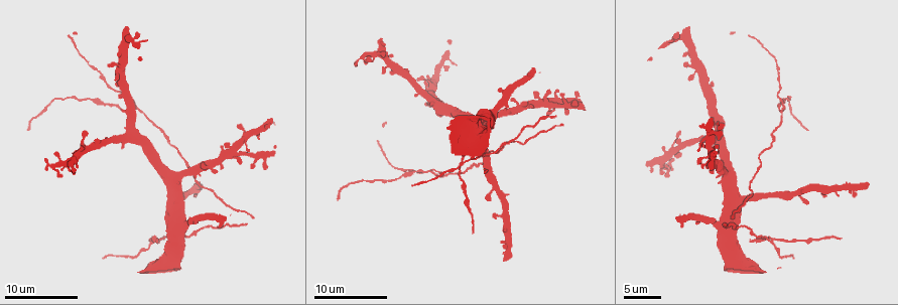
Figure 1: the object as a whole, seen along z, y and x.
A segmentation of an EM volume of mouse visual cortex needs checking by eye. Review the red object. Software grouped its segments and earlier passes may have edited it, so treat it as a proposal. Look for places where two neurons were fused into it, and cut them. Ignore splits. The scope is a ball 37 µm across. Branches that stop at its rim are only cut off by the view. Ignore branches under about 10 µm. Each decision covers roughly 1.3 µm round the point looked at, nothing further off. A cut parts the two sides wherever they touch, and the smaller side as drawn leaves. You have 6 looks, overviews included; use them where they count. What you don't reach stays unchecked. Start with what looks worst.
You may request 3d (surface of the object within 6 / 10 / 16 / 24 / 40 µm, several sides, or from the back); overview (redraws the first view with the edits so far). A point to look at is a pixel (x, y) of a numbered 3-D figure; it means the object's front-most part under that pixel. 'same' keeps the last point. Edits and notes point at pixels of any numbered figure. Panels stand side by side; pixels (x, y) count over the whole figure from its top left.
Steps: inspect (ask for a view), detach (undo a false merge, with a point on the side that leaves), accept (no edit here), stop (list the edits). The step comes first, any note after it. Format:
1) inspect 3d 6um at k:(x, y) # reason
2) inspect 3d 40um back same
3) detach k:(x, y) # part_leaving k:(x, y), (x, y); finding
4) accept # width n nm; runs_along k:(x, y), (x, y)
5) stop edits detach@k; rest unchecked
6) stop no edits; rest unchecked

inspect 3d 6um at 1:(771, 241)

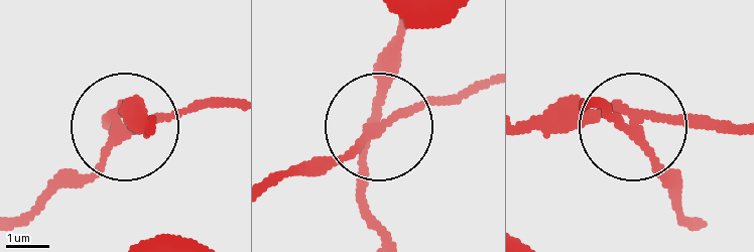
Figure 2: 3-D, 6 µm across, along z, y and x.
inspect 3d 6um back at 2:(391, 119)

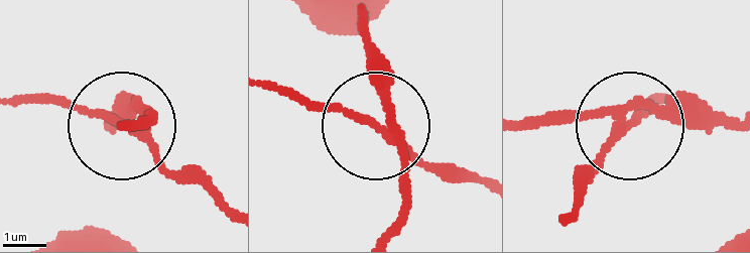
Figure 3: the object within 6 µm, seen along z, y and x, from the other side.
detach 3:(372, 77) # arms 4; part_leaving 3:(396, 143), (407, 172), (403, 226); a second neuron is stuck on

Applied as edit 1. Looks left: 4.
inspect overview # see it whole again

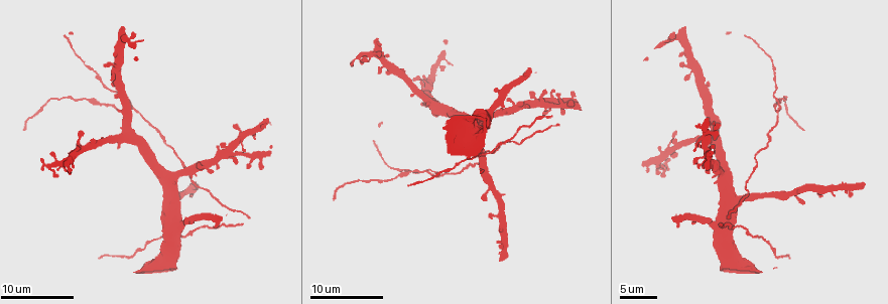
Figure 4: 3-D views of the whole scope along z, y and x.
inspect 3d 10um at 4:(778, 106) # three-way junction

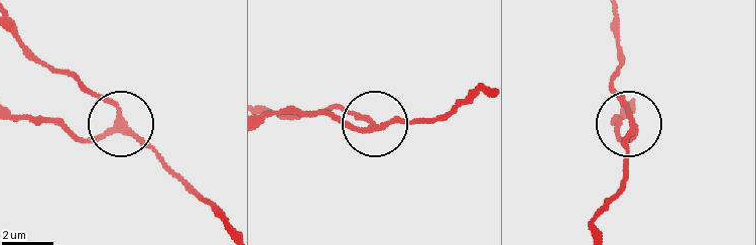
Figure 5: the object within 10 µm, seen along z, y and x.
inspect 3d 10um back at 5:(372, 128) # other side

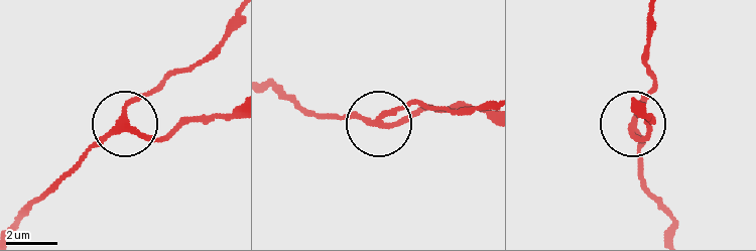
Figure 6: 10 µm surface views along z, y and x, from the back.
accept # arms 3; continuous, no second neuron

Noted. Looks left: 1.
inspect 3d 16um at 4:(756, 195) # two arms in line, one across

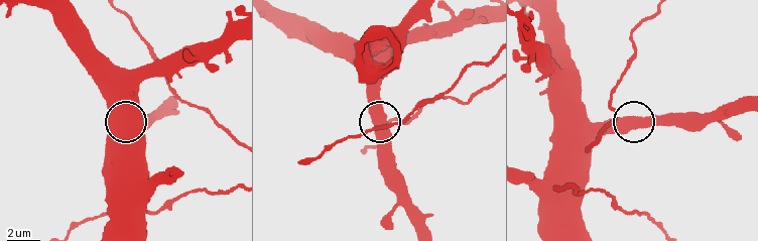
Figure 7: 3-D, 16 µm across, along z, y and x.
accept # side_arm 37 um; continuous, no second neuron

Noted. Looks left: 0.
stop edits detach@3; rest unchecked

